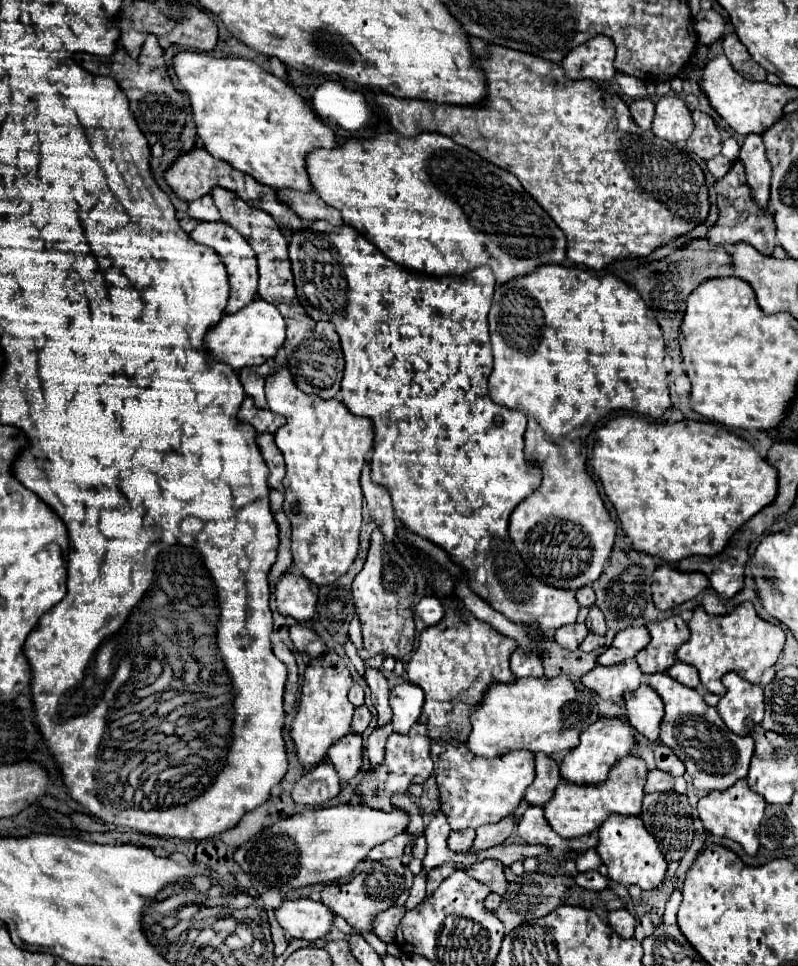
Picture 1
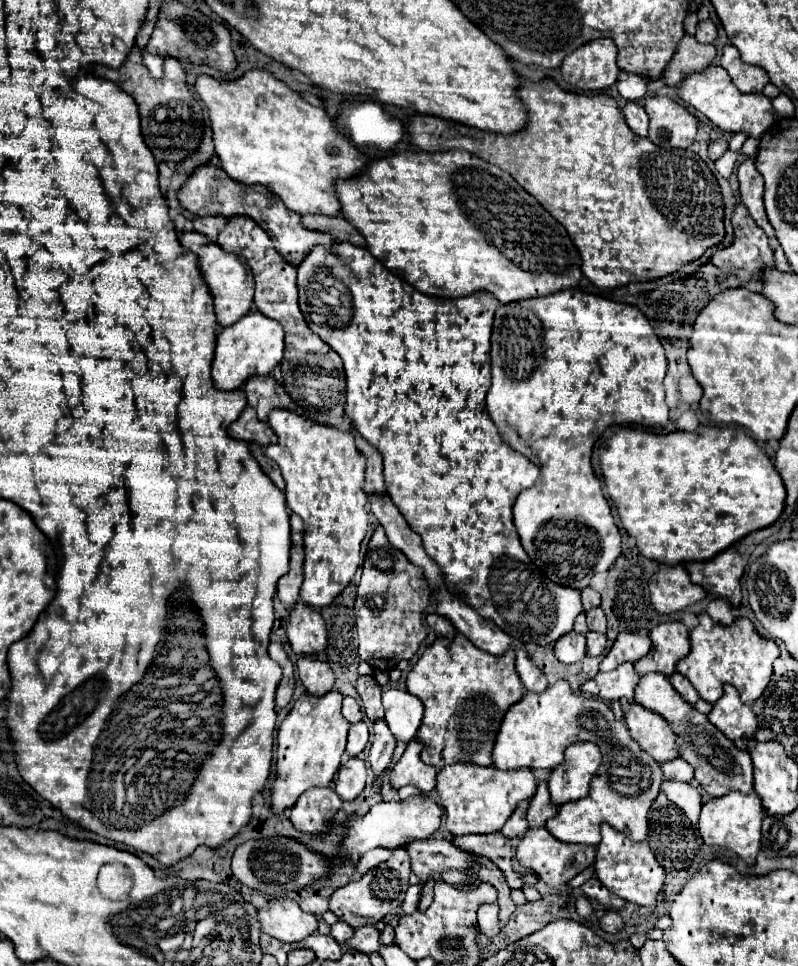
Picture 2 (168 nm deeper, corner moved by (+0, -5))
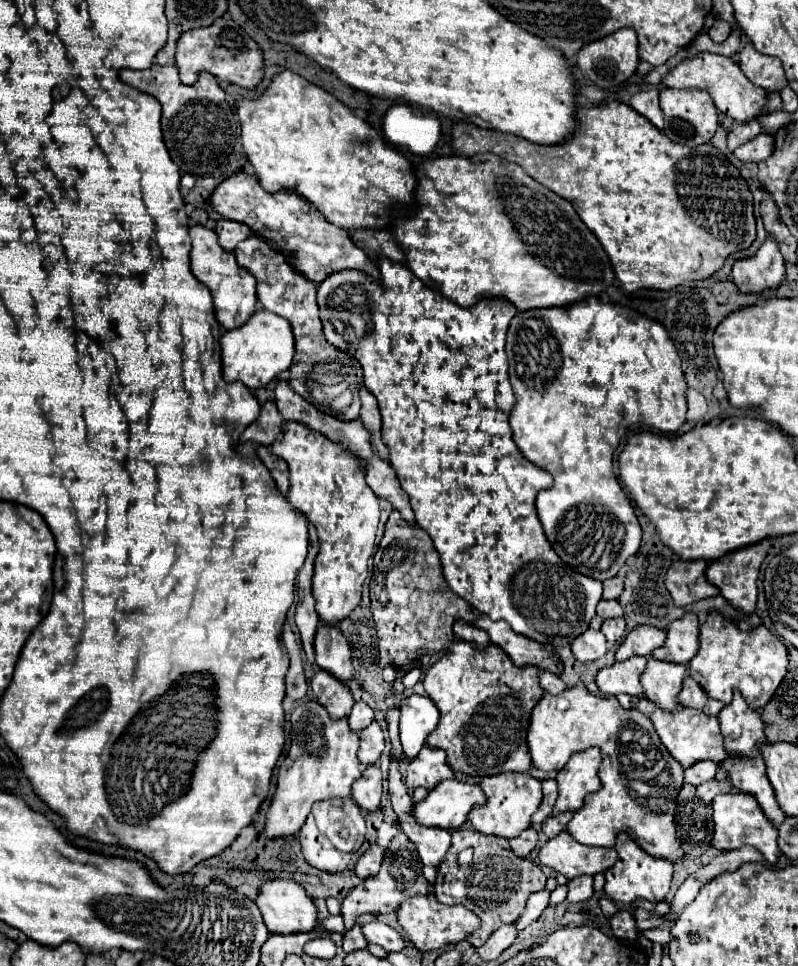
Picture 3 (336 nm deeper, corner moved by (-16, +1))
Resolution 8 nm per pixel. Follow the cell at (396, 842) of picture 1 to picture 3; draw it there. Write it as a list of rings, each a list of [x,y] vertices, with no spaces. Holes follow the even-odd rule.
[[[370,846],[358,860],[354,872],[360,876],[360,878],[368,878],[368,876],[374,876],[378,870],[380,870],[380,864],[384,860],[384,848],[382,846]]]

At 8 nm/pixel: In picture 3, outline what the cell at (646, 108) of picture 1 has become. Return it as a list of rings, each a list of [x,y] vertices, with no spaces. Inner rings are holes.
[[[644,90],[632,96],[630,106],[642,114],[644,118],[648,118],[654,126],[662,126],[662,110],[658,104],[658,90]]]

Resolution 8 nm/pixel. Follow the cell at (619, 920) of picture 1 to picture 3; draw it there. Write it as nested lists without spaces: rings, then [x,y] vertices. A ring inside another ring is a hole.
[[[620,910],[610,918],[610,926],[612,932],[622,938],[622,940],[636,940],[638,938],[638,928],[636,928],[636,920],[628,910]]]

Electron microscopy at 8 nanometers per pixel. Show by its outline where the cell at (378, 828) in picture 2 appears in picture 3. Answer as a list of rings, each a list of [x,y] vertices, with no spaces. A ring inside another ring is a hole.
[[[442,780],[422,802],[416,802],[412,816],[422,826],[438,826],[446,830],[460,828],[474,804],[482,804],[484,792],[476,784],[460,780]]]

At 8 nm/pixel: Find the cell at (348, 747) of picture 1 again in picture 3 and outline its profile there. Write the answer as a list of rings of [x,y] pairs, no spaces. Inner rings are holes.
[[[376,764],[366,766],[362,776],[352,784],[352,798],[354,802],[368,810],[374,812],[380,804],[380,796],[382,796],[382,772]]]

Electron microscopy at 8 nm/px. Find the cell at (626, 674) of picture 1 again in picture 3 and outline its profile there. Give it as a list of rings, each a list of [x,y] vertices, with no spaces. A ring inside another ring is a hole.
[[[632,656],[626,662],[614,662],[608,668],[602,668],[596,676],[596,684],[602,694],[618,696],[622,692],[630,696],[642,696],[642,684],[640,676],[646,670],[646,658],[644,656]]]

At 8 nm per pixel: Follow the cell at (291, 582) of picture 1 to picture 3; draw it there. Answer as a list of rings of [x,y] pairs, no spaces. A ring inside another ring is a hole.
[[[320,624],[314,638],[314,650],[316,650],[316,664],[320,668],[328,670],[342,682],[350,682],[354,678],[350,646],[338,626]]]

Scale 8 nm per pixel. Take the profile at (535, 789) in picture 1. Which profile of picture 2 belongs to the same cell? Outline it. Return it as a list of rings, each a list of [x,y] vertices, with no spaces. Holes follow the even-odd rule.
[[[546,784],[538,786],[538,792],[534,794],[530,808],[528,808],[528,828],[542,828],[546,826],[546,820],[558,814],[558,808],[550,804],[550,792]]]

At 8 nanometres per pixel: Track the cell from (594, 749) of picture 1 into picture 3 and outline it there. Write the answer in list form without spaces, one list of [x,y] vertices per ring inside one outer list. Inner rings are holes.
[[[588,748],[582,752],[576,752],[570,762],[558,772],[558,800],[554,806],[554,814],[560,814],[564,810],[576,812],[584,796],[590,792],[600,790],[600,778],[598,770],[602,764],[602,754],[596,748]]]

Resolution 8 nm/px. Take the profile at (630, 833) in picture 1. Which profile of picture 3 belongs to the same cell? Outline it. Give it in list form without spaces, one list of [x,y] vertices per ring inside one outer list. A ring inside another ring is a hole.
[[[620,832],[616,840],[616,852],[618,860],[612,866],[612,870],[606,872],[606,886],[604,892],[622,904],[632,904],[636,898],[646,898],[650,902],[662,902],[670,890],[672,874],[674,874],[674,864],[668,862],[666,858],[652,858],[650,854],[644,854],[640,846],[636,846],[636,840],[630,838],[630,834]]]

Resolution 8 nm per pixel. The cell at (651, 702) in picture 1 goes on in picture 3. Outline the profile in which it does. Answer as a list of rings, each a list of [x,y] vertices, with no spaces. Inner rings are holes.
[[[632,698],[632,708],[640,710],[642,714],[646,714],[652,720],[662,744],[682,764],[682,768],[688,768],[698,760],[714,760],[714,762],[724,760],[726,754],[724,754],[722,734],[720,734],[720,726],[718,726],[716,716],[706,716],[702,710],[696,710],[696,708],[668,712],[668,710],[662,710],[656,704],[652,704],[648,698]]]

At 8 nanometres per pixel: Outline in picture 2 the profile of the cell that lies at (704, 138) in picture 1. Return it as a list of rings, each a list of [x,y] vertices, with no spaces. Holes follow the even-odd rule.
[[[714,140],[714,142],[710,142],[710,146],[708,146],[708,156],[712,158],[712,160],[718,160],[724,152],[728,150],[728,140]]]

